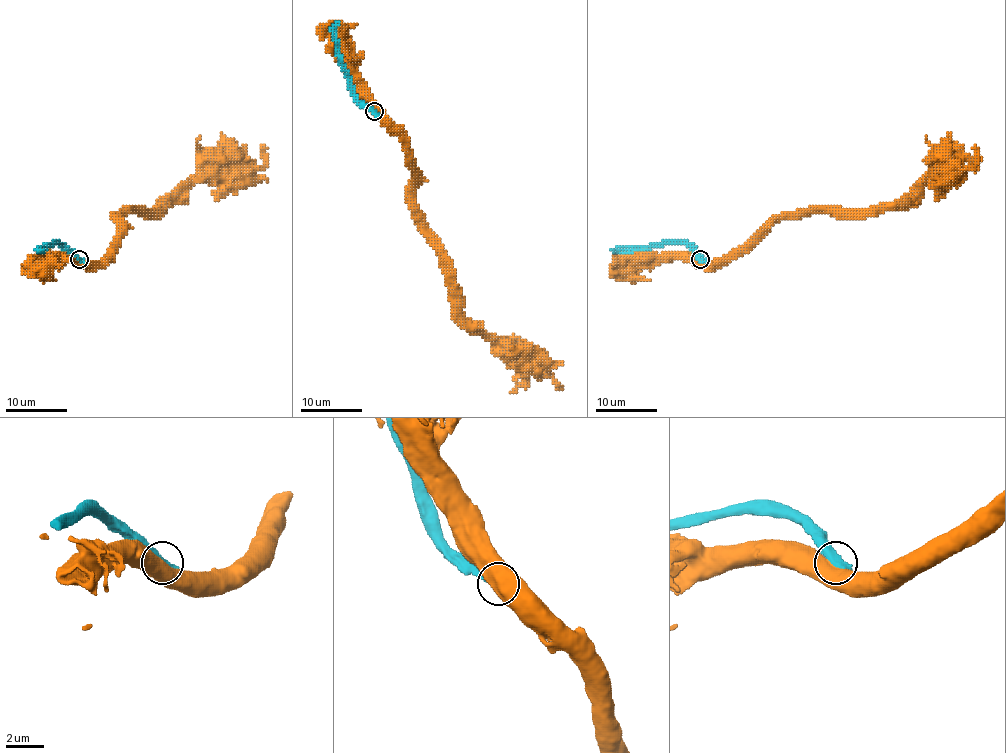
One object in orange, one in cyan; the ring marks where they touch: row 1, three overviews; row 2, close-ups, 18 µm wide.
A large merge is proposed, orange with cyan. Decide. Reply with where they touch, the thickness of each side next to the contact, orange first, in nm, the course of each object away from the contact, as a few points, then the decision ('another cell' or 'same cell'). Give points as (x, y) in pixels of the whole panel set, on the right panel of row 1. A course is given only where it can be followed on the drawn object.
at (700, 259); 900 nm thick on the orange side, 550 nm on the other; orange runs (700, 259), (720, 262), (743, 252), (781, 218), (890, 209), (924, 181), (970, 170), (976, 163), (976, 146); cyan runs (700, 259), (686, 244), (659, 242), (643, 249), (611, 250); another cell

